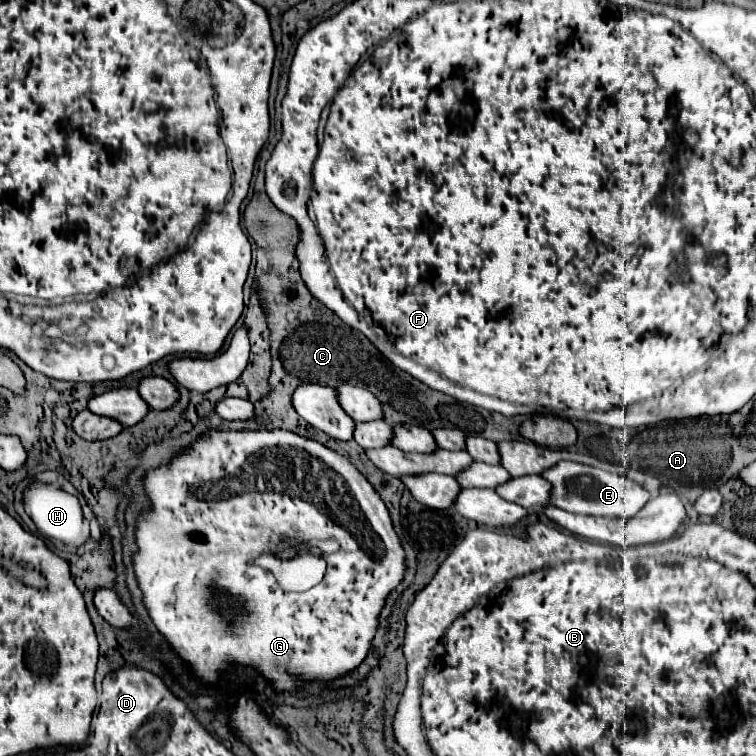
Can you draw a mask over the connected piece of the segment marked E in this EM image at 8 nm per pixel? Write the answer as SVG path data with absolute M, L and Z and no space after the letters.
M562 461L560 465L554 465L548 473L542 475L552 483L552 505L578 513L578 515L592 515L592 517L616 517L616 519L630 519L634 517L648 501L650 493L638 485L636 481L618 475L618 473L608 473L604 469L572 463L572 461Z

